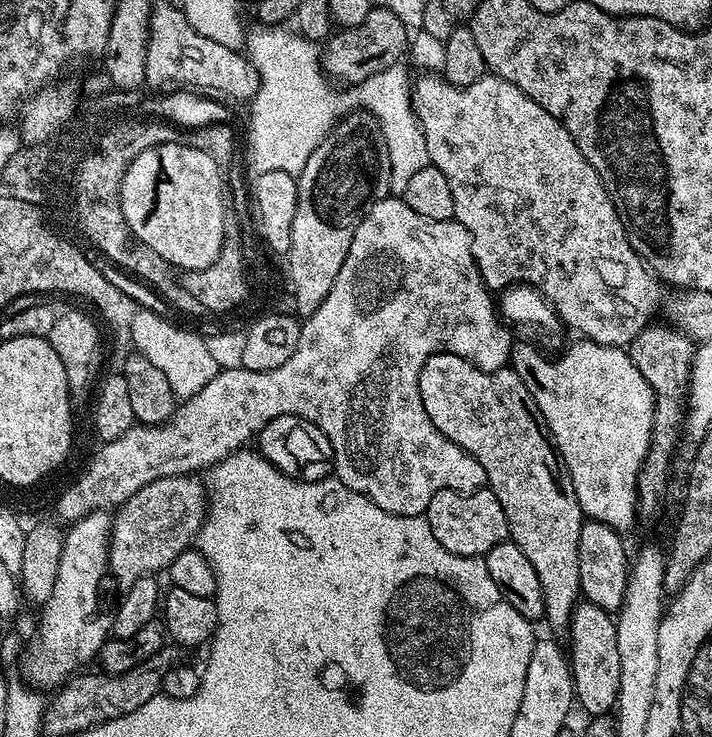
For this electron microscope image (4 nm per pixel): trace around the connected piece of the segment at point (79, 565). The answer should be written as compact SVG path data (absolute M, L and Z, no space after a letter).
M101 510L86 514L81 520L75 520L63 533L64 546L62 559L58 562L58 579L50 598L43 601L44 613L40 616L40 629L36 632L36 641L25 647L19 661L19 675L33 689L59 689L68 683L70 677L83 664L97 659L104 643L110 638L112 621L109 613L100 609L100 583L108 570L108 544L112 540L111 511Z

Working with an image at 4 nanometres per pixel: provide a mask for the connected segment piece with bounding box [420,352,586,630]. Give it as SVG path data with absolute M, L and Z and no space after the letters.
M440 352L431 356L426 366L422 366L420 393L422 406L426 406L426 414L430 414L430 422L434 422L434 426L438 426L438 430L442 430L450 442L462 446L462 450L469 452L478 466L486 470L487 487L491 488L498 502L502 502L509 537L518 550L526 554L530 566L534 566L534 571L538 573L538 582L542 582L543 619L548 620L552 628L567 629L572 622L572 611L582 600L578 574L578 534L586 517L530 390L511 367L490 372L475 368L461 356Z

